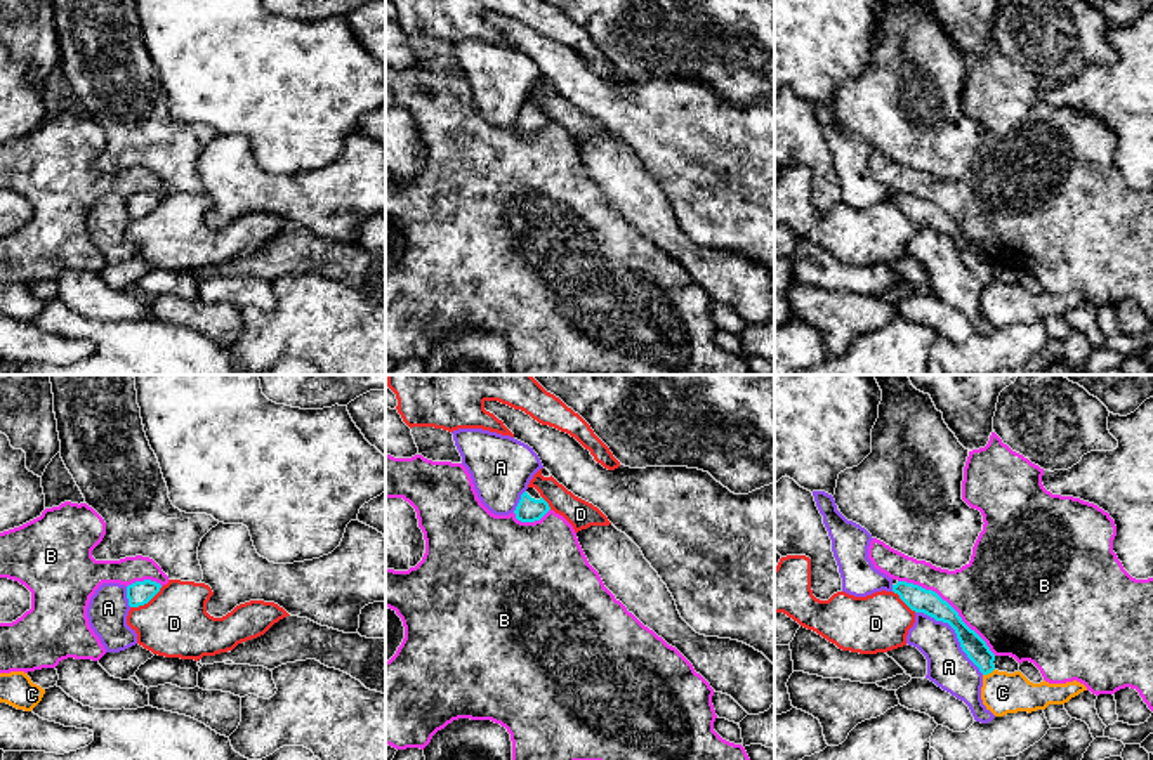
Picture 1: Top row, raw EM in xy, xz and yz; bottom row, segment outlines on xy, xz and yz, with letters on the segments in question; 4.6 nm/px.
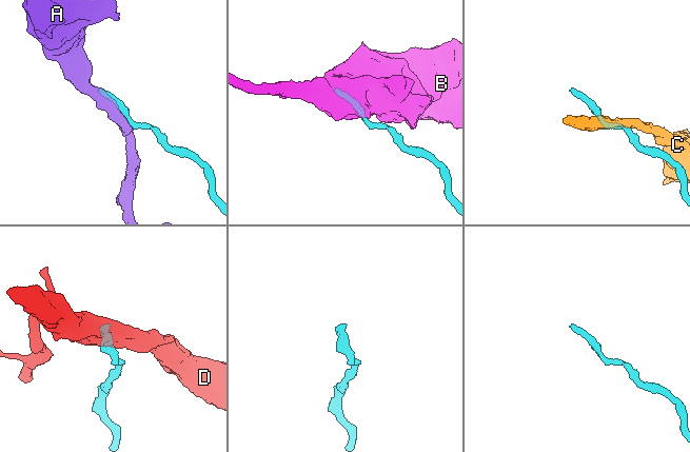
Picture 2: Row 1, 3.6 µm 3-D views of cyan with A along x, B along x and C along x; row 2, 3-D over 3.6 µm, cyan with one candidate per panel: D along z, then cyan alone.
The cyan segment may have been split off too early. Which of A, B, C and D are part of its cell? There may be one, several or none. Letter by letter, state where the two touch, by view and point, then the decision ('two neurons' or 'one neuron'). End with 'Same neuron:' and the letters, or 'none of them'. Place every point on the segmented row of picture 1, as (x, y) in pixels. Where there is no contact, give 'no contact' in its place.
A: contact yz (955, 632); two neurons
B: contact yz (948, 604); two neurons
C: contact yz (988, 672); two neurons
D: contact xy (146, 602); two neurons
Same neuron: none of them

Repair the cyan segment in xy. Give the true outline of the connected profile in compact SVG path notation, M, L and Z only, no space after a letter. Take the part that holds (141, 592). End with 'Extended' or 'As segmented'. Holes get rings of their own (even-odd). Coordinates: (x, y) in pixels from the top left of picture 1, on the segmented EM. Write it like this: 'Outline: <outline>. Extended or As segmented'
Outline: M151 580L135 581L127 586L127 599L130 607L139 607L148 604L158 592L161 585Z. As segmented

